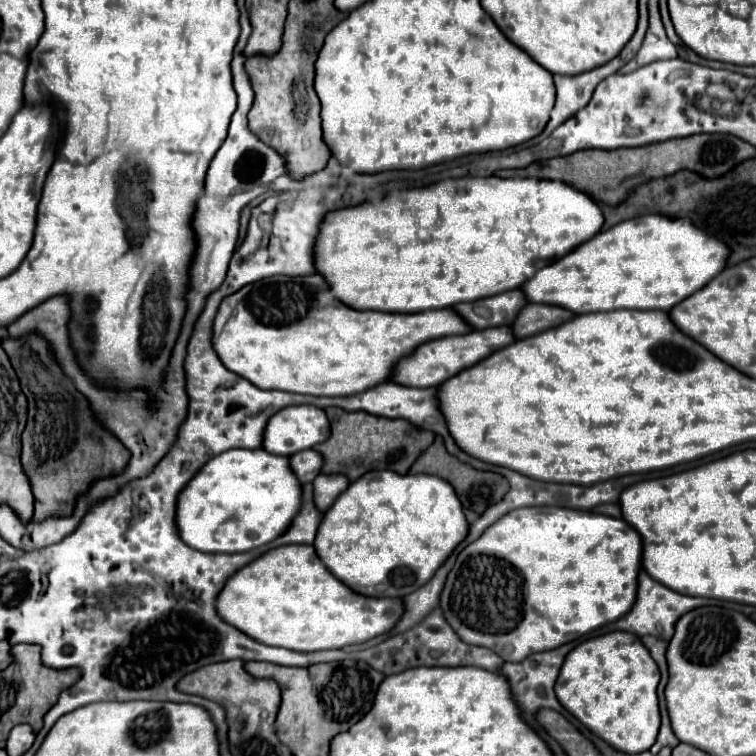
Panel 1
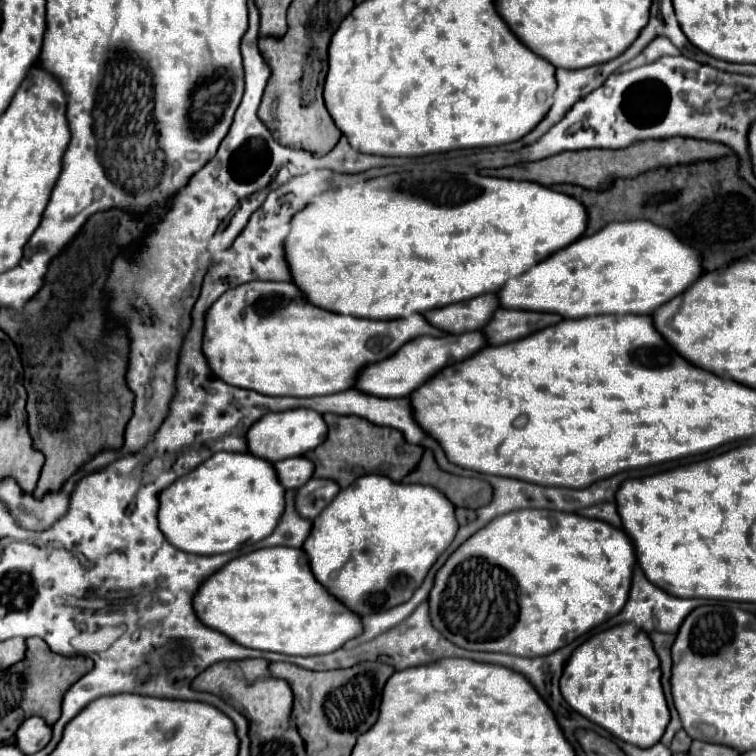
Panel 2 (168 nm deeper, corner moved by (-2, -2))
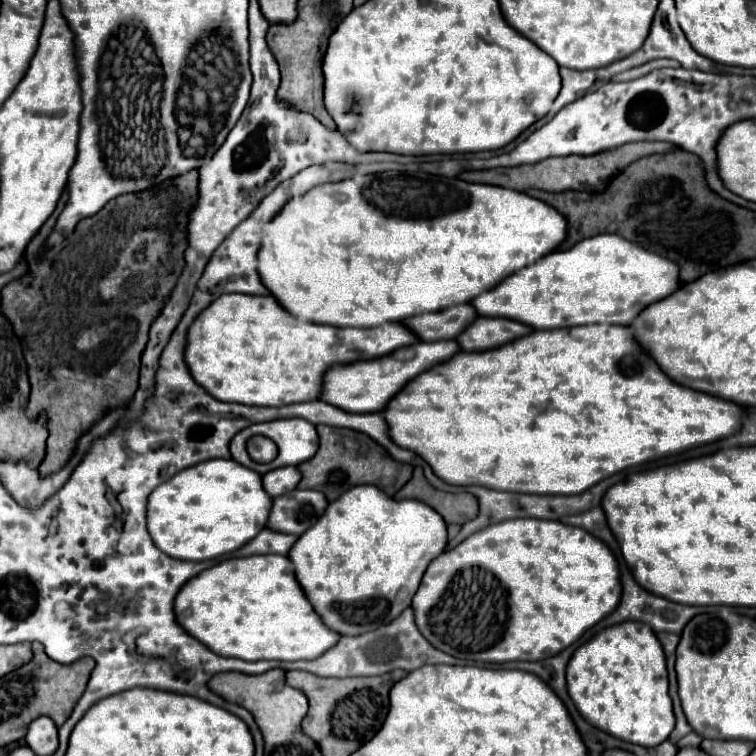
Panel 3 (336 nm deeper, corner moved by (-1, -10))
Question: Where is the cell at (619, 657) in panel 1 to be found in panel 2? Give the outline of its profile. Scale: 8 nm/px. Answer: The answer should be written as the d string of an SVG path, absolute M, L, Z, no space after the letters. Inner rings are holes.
M631 623L601 631L571 653L561 677L561 695L577 713L641 749L653 747L669 723L659 659L647 633Z

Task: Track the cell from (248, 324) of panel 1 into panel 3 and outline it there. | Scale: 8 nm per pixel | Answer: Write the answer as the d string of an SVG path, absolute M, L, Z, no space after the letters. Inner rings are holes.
M226 293L220 299L214 299L192 323L186 337L184 361L194 375L194 381L206 389L212 397L220 401L234 401L242 405L264 405L264 407L282 407L290 403L314 401L320 397L322 375L334 363L352 363L368 361L382 355L390 355L394 349L416 343L418 337L406 327L398 325L378 325L372 329L338 329L330 325L306 323L290 315L272 295L242 295Z

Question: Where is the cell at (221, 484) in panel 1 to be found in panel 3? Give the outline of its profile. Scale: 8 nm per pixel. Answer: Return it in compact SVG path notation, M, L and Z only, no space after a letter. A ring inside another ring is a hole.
M210 459L184 469L160 483L148 497L148 533L154 545L170 557L206 561L232 553L254 539L268 521L272 499L262 489L262 477L232 459Z

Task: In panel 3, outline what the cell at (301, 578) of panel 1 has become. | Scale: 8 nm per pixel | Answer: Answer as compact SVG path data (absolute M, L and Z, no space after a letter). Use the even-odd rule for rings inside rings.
M282 555L232 557L204 569L178 591L176 623L210 651L244 661L316 659L340 639L312 611L302 593L290 559Z

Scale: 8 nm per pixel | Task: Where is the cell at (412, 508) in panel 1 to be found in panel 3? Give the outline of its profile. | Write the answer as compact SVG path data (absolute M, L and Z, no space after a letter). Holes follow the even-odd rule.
M358 485L326 507L318 523L304 531L292 545L288 557L296 581L322 623L342 637L356 637L392 623L406 607L410 607L426 567L444 551L446 541L446 523L432 507L414 499L396 501L374 485Z

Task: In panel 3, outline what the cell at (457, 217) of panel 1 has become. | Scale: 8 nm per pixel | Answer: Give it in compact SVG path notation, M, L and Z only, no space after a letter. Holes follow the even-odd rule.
M384 171L384 173L372 173L372 175L354 175L354 177L344 179L344 181L338 181L338 183L322 183L320 187L312 187L312 189L306 191L304 195L300 195L300 197L296 197L296 199L290 199L290 201L284 205L284 211L280 211L280 215L270 221L270 225L268 225L268 229L266 229L266 235L264 235L264 243L260 245L260 251L258 251L258 275L260 275L262 283L264 283L264 287L276 297L276 301L278 301L286 311L292 311L292 315L298 317L298 319L312 321L312 323L328 323L328 325L338 327L338 329L346 329L346 327L352 327L352 329L372 329L372 327L376 327L376 325L394 325L394 327L402 325L402 327L406 327L402 323L404 319L408 319L408 317L412 317L412 315L420 315L420 313L442 311L442 309L450 307L452 303L454 303L454 305L458 305L458 303L470 303L474 297L478 297L480 293L484 293L484 291L496 287L500 281L504 281L504 279L506 279L508 275L512 275L514 271L518 271L518 269L522 269L522 267L534 263L536 259L548 255L548 253L550 253L552 249L556 249L556 245L562 243L562 239L566 237L566 227L568 227L566 219L564 219L560 213L556 213L556 209L552 209L550 205L546 205L544 201L538 201L538 199L534 199L534 197L528 197L528 195L524 195L524 193L518 193L518 191L512 191L512 189L504 189L504 187L466 183L466 181L462 181L462 179L448 179L448 177L428 175L428 173L422 173L422 171L420 171L420 173L412 173L412 175L410 175L410 173L400 173L400 171Z

